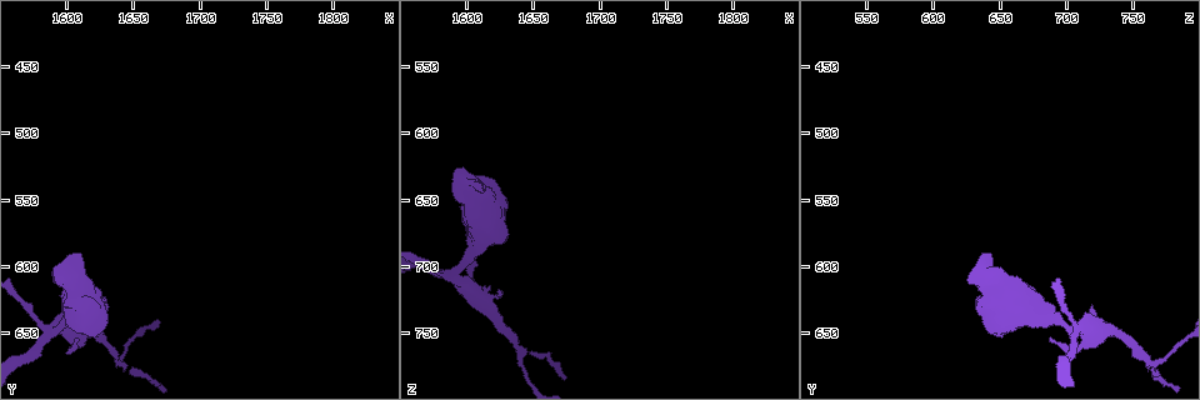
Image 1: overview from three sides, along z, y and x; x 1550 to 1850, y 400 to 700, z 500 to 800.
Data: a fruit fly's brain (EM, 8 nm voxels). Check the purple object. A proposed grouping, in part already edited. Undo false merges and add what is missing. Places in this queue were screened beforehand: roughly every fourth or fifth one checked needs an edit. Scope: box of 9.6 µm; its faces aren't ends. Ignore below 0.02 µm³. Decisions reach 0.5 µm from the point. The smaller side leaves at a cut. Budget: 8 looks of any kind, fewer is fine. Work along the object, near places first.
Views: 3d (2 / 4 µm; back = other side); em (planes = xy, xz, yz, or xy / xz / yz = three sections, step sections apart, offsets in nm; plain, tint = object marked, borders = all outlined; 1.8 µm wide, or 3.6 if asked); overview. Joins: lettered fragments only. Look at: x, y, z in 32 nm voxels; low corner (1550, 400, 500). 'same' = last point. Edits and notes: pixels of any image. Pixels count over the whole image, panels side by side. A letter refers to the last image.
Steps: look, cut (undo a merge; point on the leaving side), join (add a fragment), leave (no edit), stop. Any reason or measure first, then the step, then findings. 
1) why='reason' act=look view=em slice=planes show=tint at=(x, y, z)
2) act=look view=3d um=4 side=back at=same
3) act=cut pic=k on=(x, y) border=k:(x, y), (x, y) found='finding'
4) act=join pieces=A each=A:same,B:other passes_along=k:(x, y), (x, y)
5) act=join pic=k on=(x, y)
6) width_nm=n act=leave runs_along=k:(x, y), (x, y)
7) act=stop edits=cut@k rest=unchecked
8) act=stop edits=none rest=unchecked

why='four arms meet' act=look view=3d um=4 at=(1594, 644, 704)

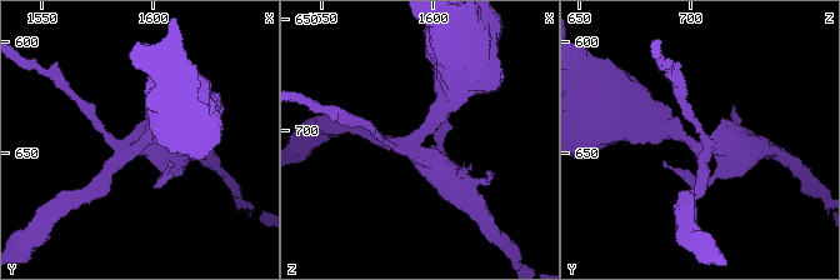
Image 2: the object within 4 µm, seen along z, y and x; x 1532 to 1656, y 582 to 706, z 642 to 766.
arms=4 act=look view=em slice=planes show=borders at=(1594, 648, 702)

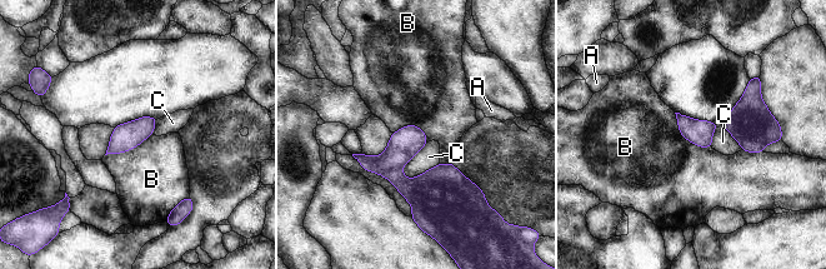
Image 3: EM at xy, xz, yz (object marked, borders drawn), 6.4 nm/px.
width_nm=160 act=cut pic=3 on=(414, 190) each=A:other,B:other,C:other border=3:(360, 154), (376, 168), (401, 168) found='two neurons meet here'

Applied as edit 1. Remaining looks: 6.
why='redraw' act=look view=overview

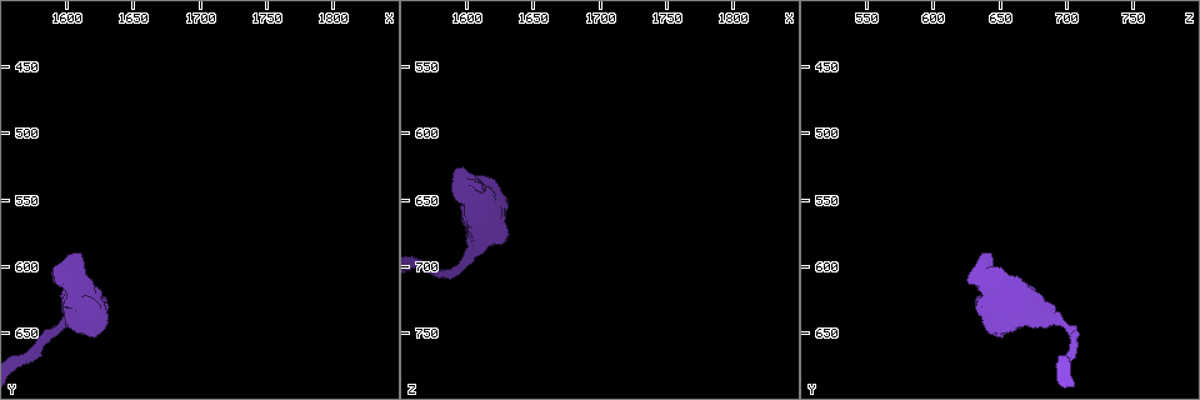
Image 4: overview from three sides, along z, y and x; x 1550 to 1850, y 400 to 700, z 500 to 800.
why='thick end' act=look view=3d um=4 at=(1592, 604, 628)

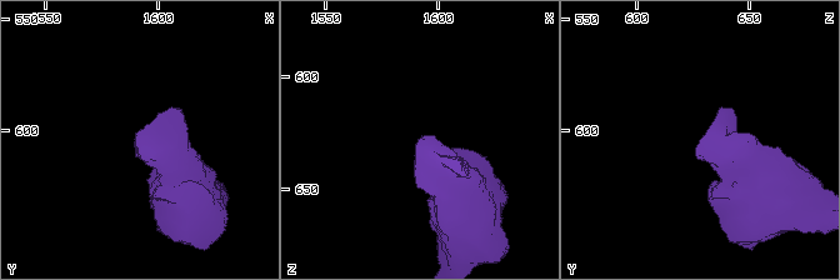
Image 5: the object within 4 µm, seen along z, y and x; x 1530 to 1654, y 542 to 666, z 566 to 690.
act=look view=em slice=planes show=borders at=(1592, 602, 629)

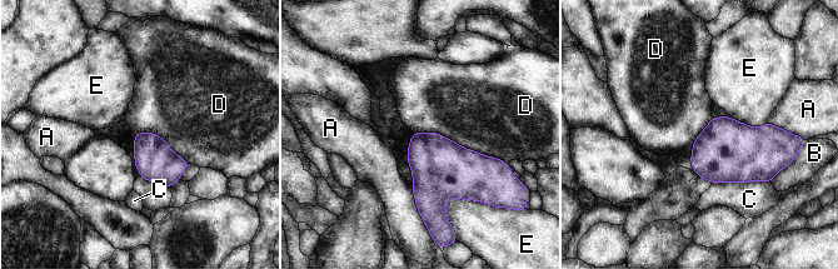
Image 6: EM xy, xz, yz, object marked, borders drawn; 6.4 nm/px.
act=leave each=A:other,B:other,C:other,D:other,E:other border=6:(414, 131), (439, 133), (502, 162) found='no lettered fragment goes on from it'

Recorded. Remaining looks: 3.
act=stop edits=cut@3 rest=unchecked

